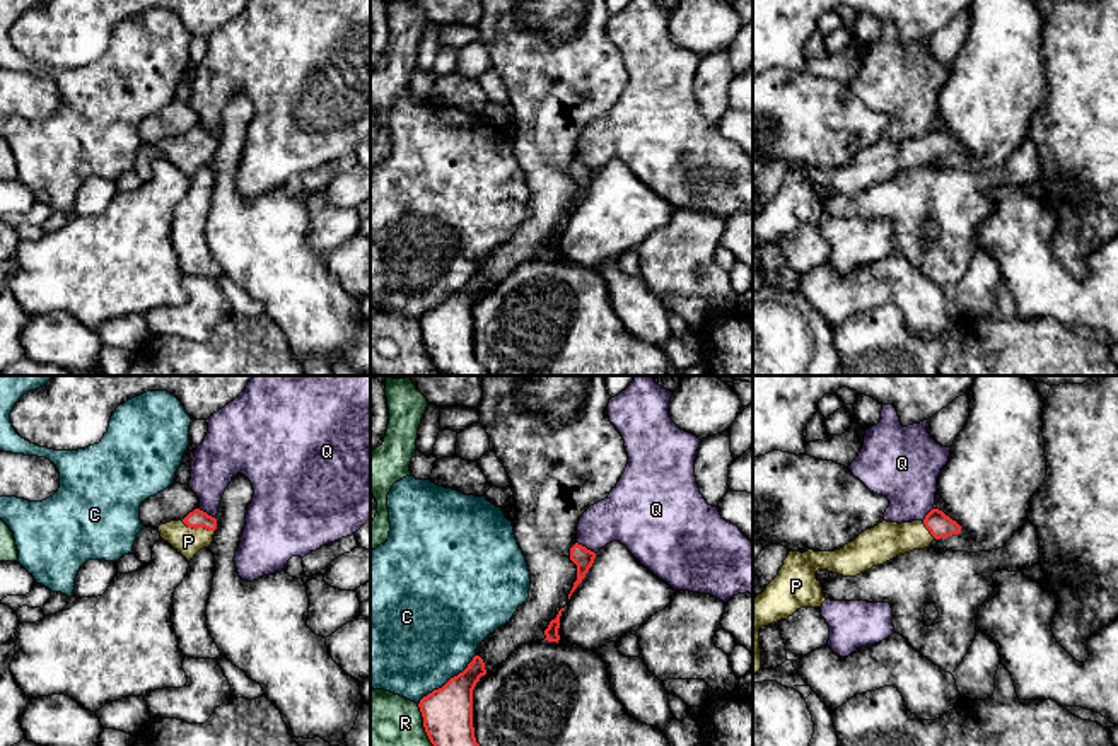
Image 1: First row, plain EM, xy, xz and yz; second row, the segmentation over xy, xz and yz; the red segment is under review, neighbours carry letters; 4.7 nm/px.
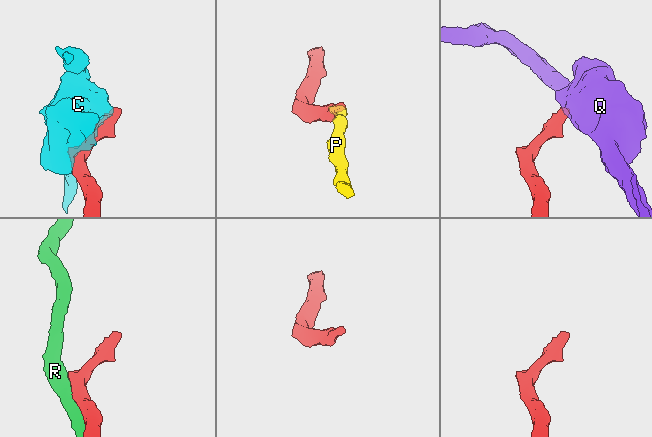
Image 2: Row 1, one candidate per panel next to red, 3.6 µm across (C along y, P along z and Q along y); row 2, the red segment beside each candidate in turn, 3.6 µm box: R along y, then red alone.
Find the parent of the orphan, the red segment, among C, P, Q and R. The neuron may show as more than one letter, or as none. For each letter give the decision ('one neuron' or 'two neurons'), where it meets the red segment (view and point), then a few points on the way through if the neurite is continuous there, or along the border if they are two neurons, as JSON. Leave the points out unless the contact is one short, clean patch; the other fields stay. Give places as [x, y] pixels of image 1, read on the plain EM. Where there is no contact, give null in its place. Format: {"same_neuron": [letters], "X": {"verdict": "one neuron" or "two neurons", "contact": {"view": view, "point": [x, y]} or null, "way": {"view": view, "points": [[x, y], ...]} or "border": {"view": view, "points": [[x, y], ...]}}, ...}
{"same_neuron": ["P"], "C": {"verdict": "two neurons", "contact": {"view": "xz", "point": [449, 297]}}, "P": {"verdict": "one neuron", "contact": {"view": "xy", "point": [198, 144]}, "way": {"view": "xy", "points": [[195, 137], [198, 144], [188, 159]]}}, "Q": {"verdict": "two neurons", "contact": {"view": "xz", "point": [584, 164]}, "border": {"view": "xz", "points": [[577, 159], [594, 171]]}}, "R": {"verdict": "two neurons", "contact": {"view": "xz", "point": [425, 349]}}}

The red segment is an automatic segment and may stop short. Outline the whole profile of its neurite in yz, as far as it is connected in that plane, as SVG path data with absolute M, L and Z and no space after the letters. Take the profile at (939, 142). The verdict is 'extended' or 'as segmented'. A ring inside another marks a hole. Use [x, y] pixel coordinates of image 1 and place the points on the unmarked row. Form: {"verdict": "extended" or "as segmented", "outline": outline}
{"verdict": "extended", "outline": "M939 126L923 138L888 140L865 147L835 169L789 169L778 193L753 217L753 292L761 287L760 246L787 237L801 225L821 225L826 219L818 188L857 195L872 184L930 166L934 157L959 152L961 143Z"}

